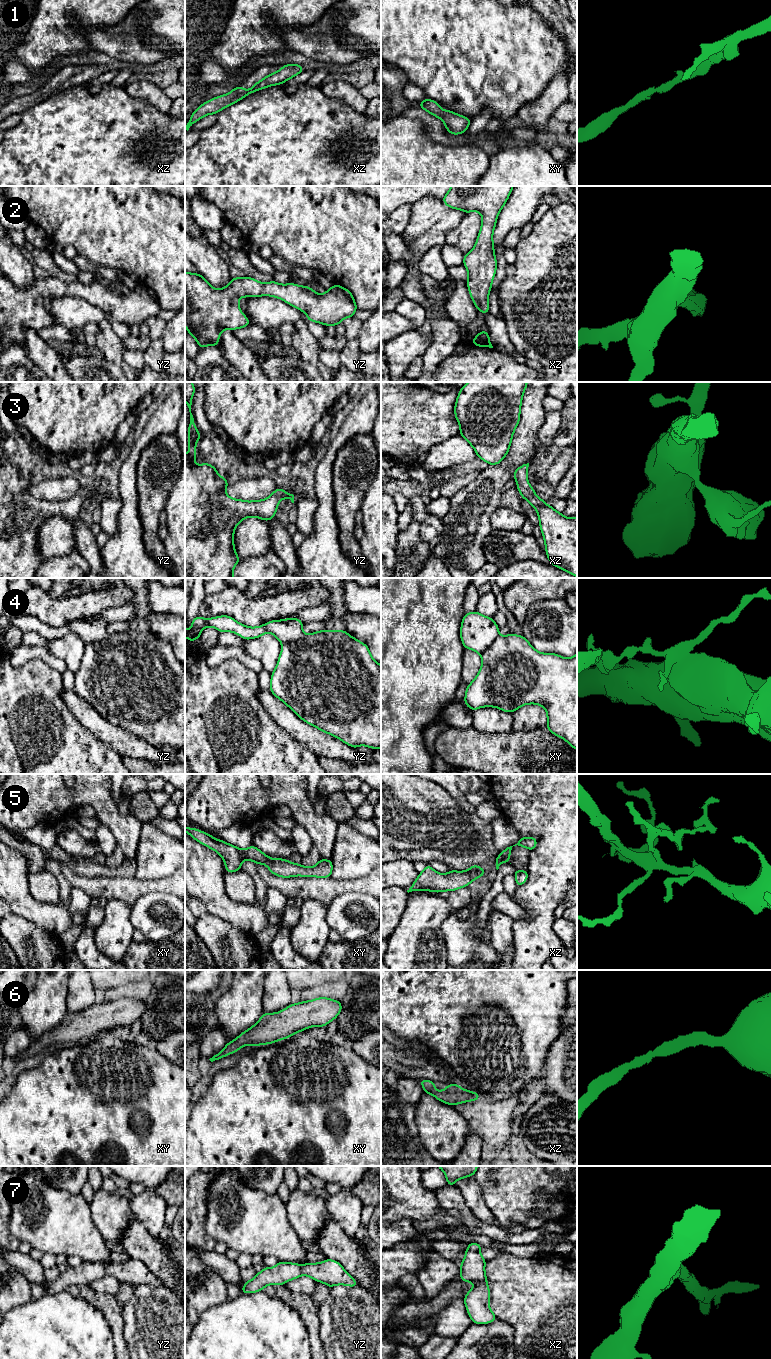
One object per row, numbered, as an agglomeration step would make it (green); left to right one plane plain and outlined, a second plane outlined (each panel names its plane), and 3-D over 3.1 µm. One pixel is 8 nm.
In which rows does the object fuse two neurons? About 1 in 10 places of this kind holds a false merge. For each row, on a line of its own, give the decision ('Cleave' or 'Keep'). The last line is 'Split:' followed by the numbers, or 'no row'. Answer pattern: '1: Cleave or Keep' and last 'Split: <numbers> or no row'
1: Keep
2: Keep
3: Keep
4: Cleave
5: Keep
6: Keep
7: Keep
Split: 4

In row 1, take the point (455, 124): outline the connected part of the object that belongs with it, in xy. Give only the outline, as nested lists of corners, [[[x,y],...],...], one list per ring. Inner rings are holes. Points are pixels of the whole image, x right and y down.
[[[426,98],[418,106],[431,115],[441,119],[449,134],[463,134],[469,127],[471,118],[467,118],[450,110],[442,110],[438,102]]]

